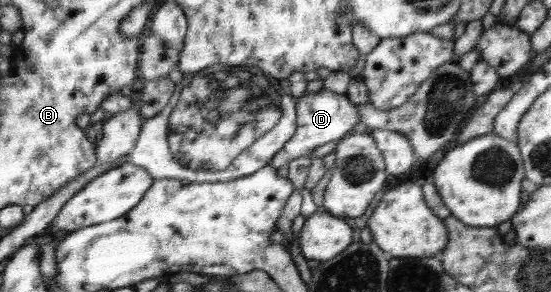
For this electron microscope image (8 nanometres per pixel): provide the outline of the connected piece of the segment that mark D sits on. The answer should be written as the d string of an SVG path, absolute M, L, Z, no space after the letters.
M321 88L317 93L305 93L297 98L297 117L299 117L299 127L296 133L268 163L269 166L279 168L301 156L309 155L320 145L345 136L361 120L361 112L357 110L356 104L352 103L347 94Z

